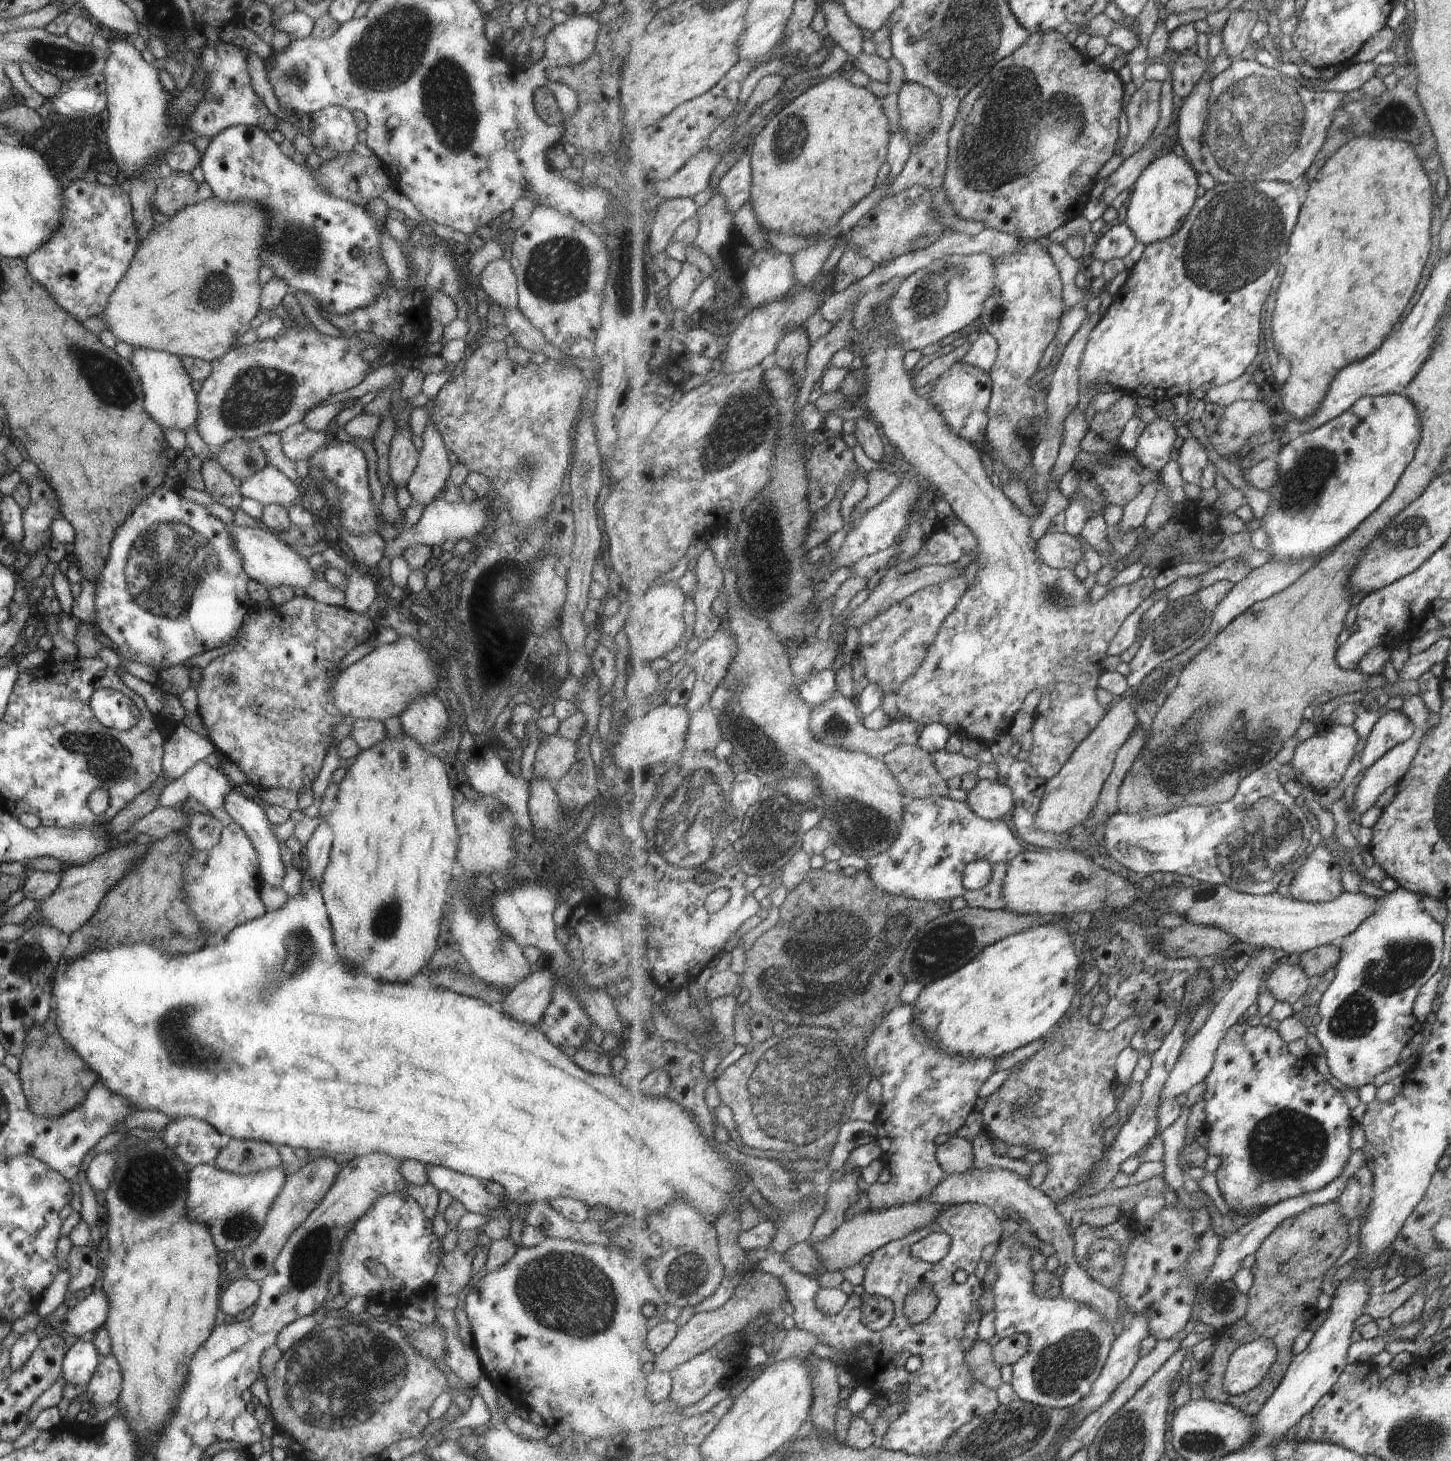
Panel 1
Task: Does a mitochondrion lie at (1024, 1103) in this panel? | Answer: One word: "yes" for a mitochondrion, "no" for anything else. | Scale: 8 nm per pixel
yes

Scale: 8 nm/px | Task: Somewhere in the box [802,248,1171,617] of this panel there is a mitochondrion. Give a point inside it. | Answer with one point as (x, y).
(931, 294)

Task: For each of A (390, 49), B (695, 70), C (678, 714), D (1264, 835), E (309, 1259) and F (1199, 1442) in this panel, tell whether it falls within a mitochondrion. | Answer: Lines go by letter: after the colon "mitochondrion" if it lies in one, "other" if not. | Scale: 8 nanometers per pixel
A: mitochondrion
B: other
C: other
D: mitochondrion
E: mitochondrion
F: mitochondrion

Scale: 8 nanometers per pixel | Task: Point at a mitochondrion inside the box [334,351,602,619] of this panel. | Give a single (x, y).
(524, 466)

